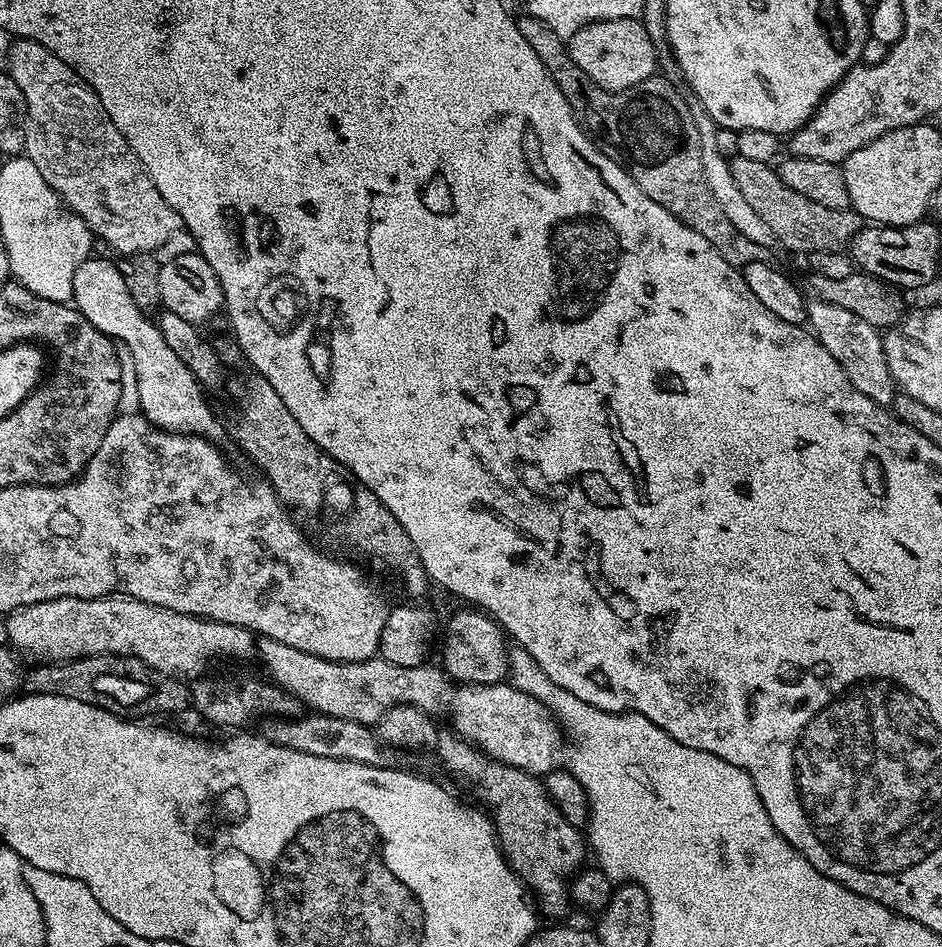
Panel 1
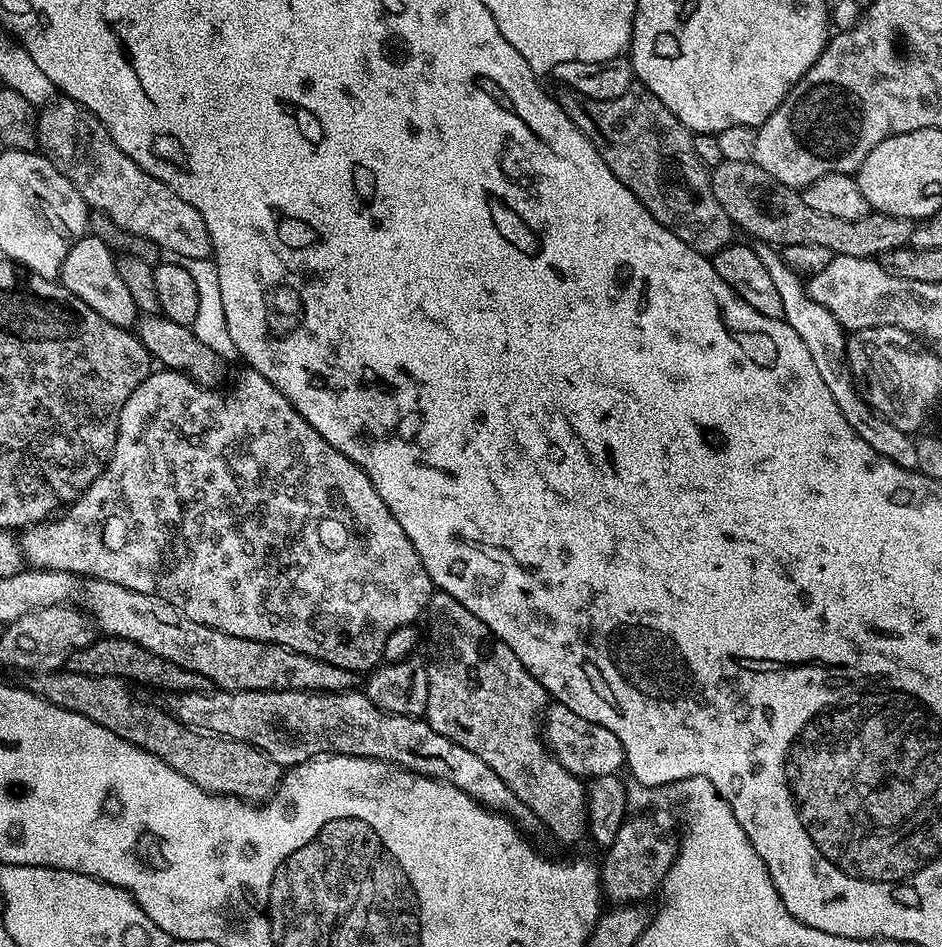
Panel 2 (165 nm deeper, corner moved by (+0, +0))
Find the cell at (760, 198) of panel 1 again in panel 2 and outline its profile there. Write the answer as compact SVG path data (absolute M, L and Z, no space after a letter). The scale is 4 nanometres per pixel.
M724 160L711 169L714 198L726 210L737 229L757 236L757 241L773 246L805 244L806 246L826 246L837 256L854 258L879 258L890 250L905 247L911 241L913 221L901 216L888 216L885 212L869 211L867 216L857 220L830 218L830 214L818 214L806 206L803 195L795 188L787 188L766 170L762 170L751 160L730 162Z

